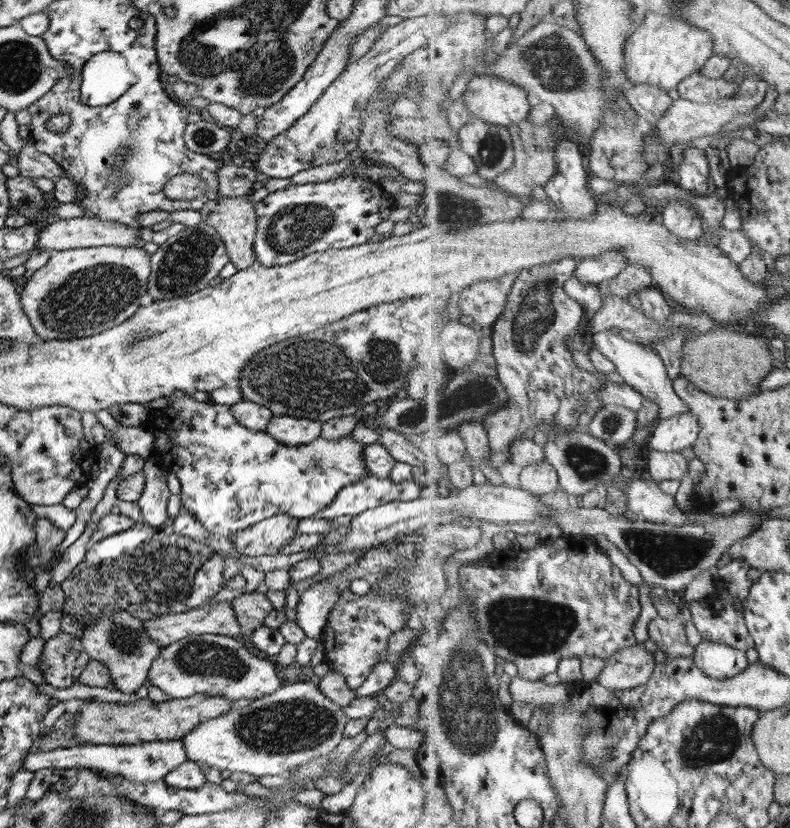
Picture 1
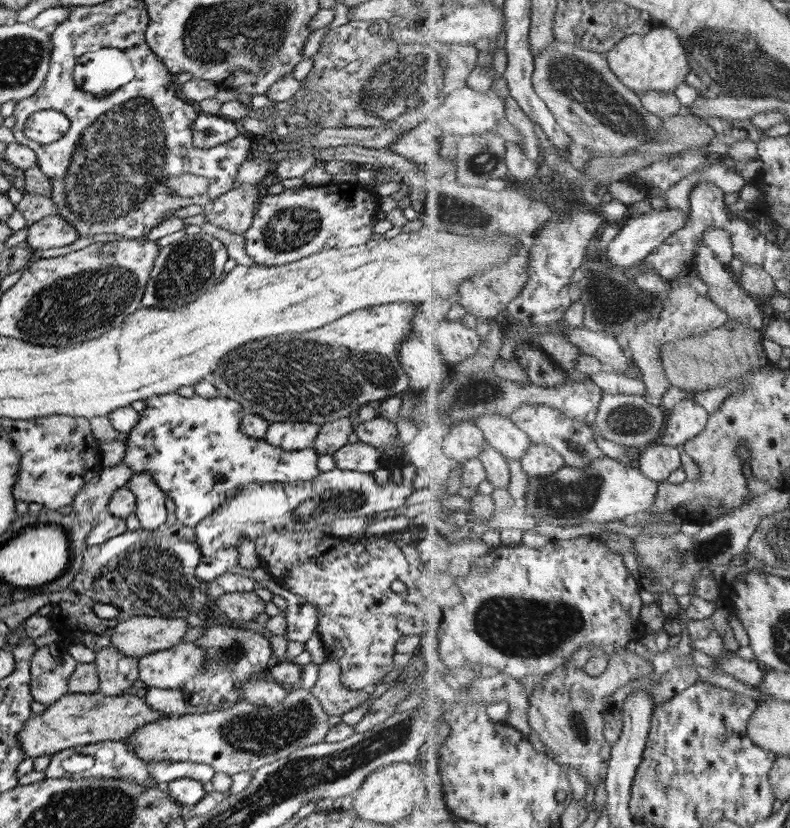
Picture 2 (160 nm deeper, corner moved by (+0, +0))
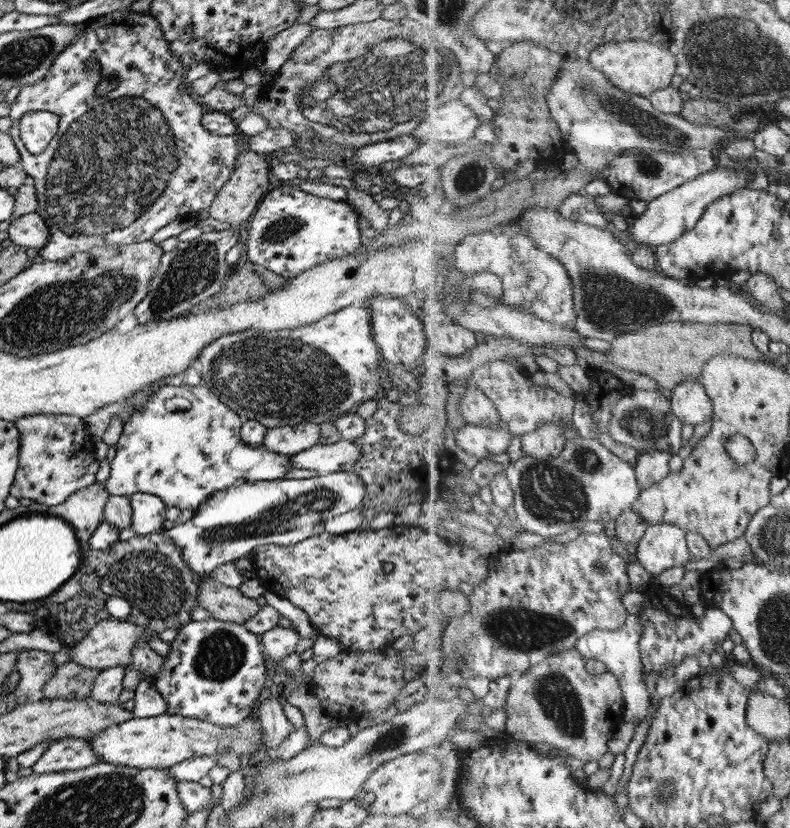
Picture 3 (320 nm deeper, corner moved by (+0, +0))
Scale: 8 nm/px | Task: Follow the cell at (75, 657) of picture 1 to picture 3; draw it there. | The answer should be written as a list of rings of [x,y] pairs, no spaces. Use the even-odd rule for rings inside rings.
[[[42,650],[18,651],[14,668],[19,675],[16,693],[21,699],[39,701],[43,699],[43,685],[57,668],[51,664],[52,654]]]

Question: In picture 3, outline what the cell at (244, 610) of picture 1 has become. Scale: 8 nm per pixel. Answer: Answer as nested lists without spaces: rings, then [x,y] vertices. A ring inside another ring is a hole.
[[[210,575],[196,580],[196,603],[207,610],[212,619],[241,625],[258,612],[260,606],[253,598],[244,596],[238,588],[225,586]]]

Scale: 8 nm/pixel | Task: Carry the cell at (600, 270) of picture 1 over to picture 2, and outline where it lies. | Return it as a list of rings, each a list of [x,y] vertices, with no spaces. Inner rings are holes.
[[[667,206],[665,210],[652,210],[649,214],[628,218],[621,226],[618,235],[607,246],[606,258],[611,261],[611,264],[615,264],[621,269],[628,271],[635,269],[655,249],[665,244],[669,237],[681,231],[688,224],[689,212],[691,212],[691,207],[676,209]]]

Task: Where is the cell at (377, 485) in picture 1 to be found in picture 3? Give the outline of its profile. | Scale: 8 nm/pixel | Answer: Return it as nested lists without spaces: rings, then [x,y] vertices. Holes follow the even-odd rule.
[[[337,471],[301,479],[275,479],[245,482],[215,492],[185,522],[166,525],[164,535],[179,549],[187,568],[198,577],[211,574],[220,564],[235,561],[251,554],[255,547],[273,543],[277,545],[295,544],[322,531],[322,524],[328,518],[349,512],[361,505],[365,487],[361,479],[352,472]]]

